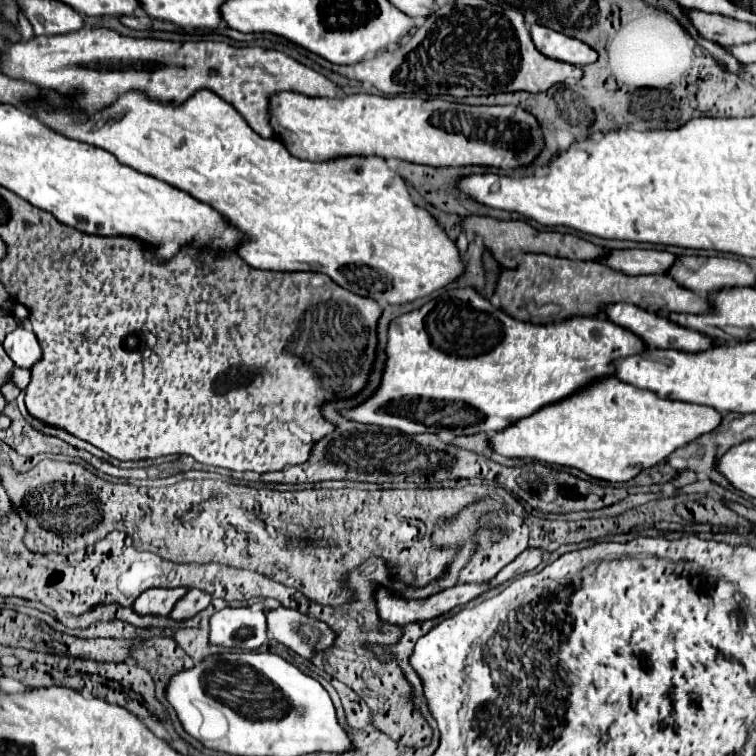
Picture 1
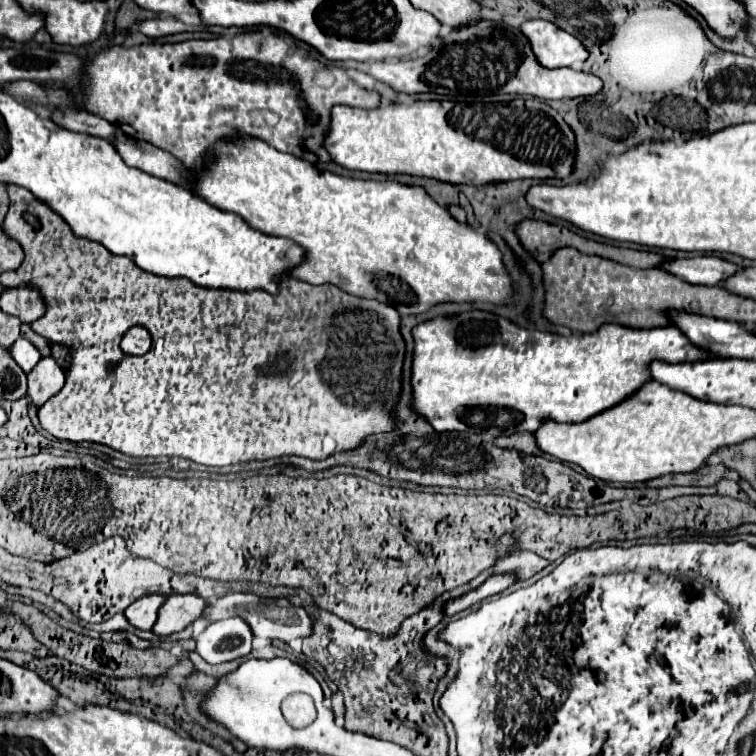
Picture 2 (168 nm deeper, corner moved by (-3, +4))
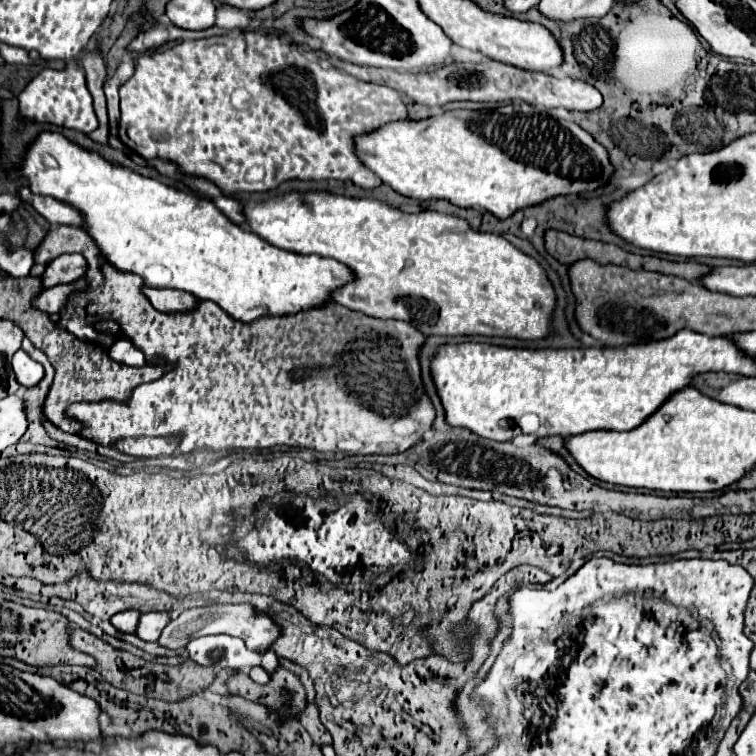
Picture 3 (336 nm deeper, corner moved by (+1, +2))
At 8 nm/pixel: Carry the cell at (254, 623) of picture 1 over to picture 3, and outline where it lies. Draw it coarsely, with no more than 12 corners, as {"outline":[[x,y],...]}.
{"outline":[[230,635],[192,639],[188,657],[204,667],[252,669],[269,675],[279,665],[273,649],[248,651]]}

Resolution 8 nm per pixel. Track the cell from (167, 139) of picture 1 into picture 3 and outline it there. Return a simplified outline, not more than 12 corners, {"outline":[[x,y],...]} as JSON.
{"outline":[[326,191],[246,229],[348,265],[336,303],[424,335],[554,335],[534,257]]}

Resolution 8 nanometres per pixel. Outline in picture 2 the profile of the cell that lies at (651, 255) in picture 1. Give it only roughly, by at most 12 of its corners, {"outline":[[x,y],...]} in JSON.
{"outline":[[714,255],[666,259],[662,269],[698,285],[720,285],[738,265]]}

